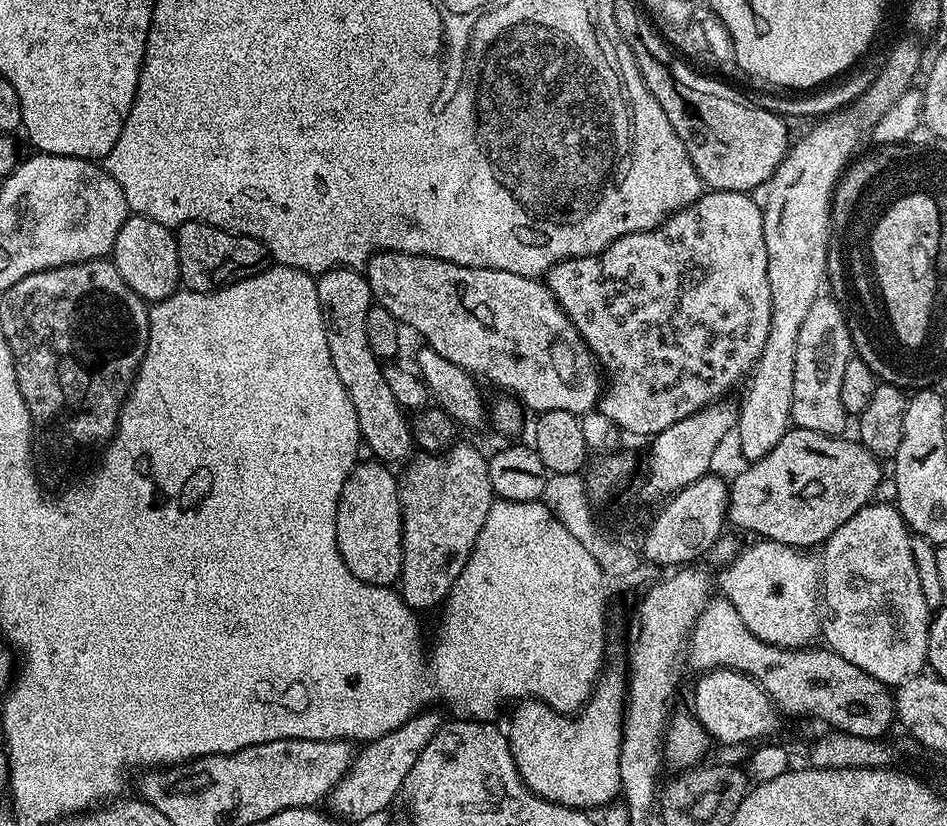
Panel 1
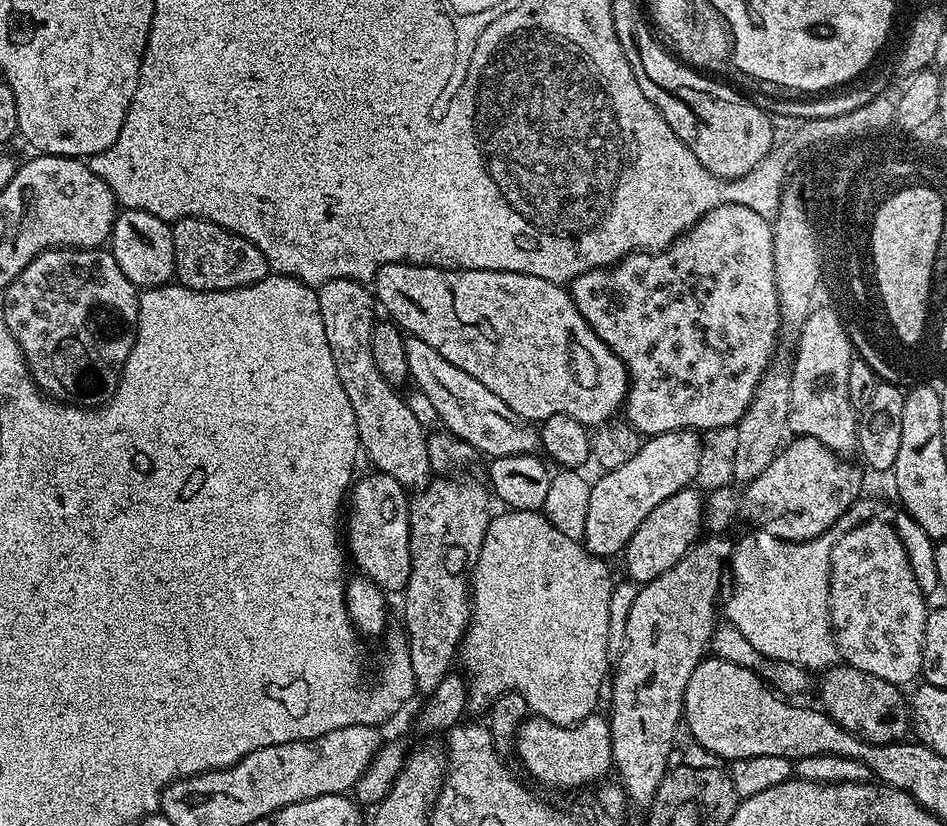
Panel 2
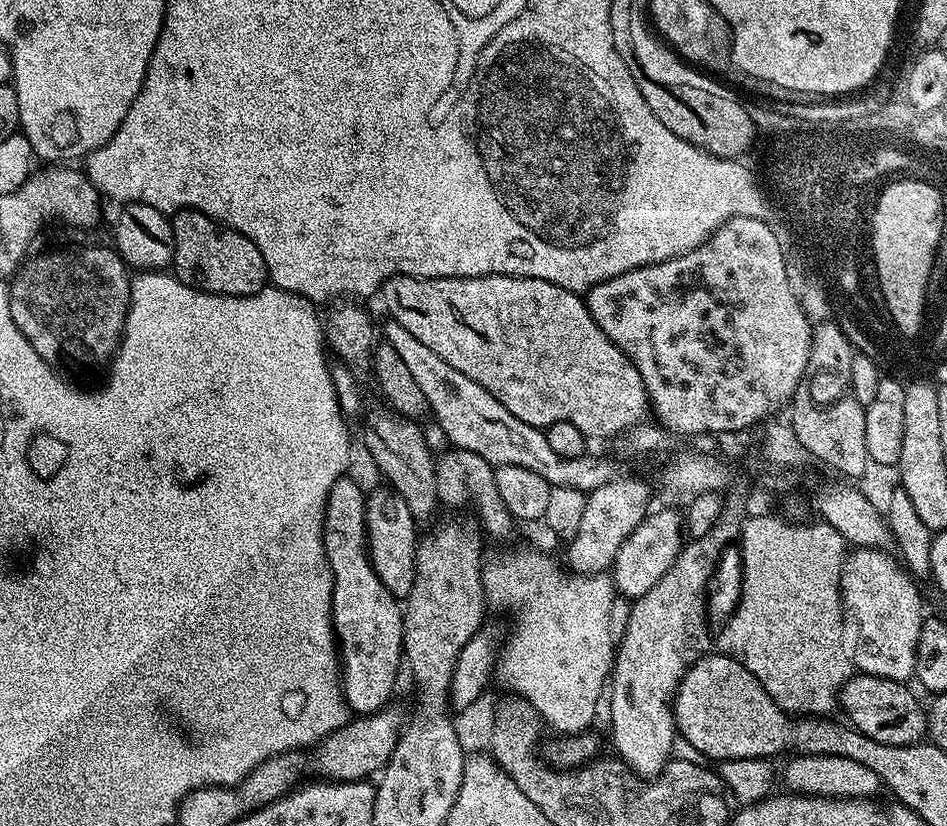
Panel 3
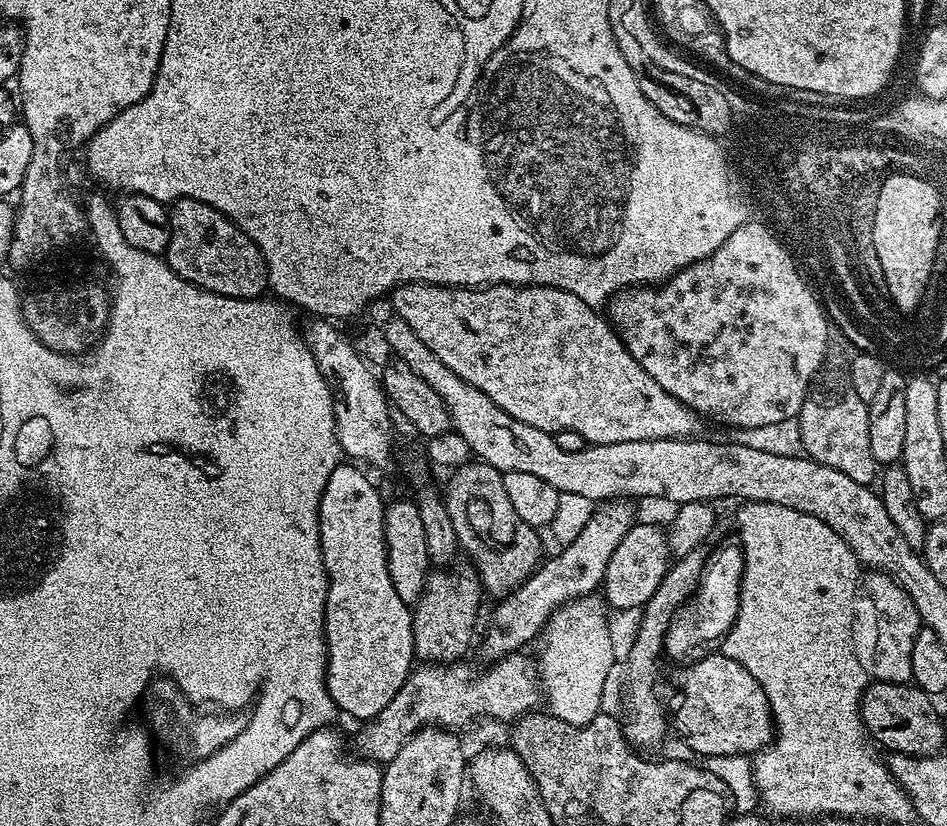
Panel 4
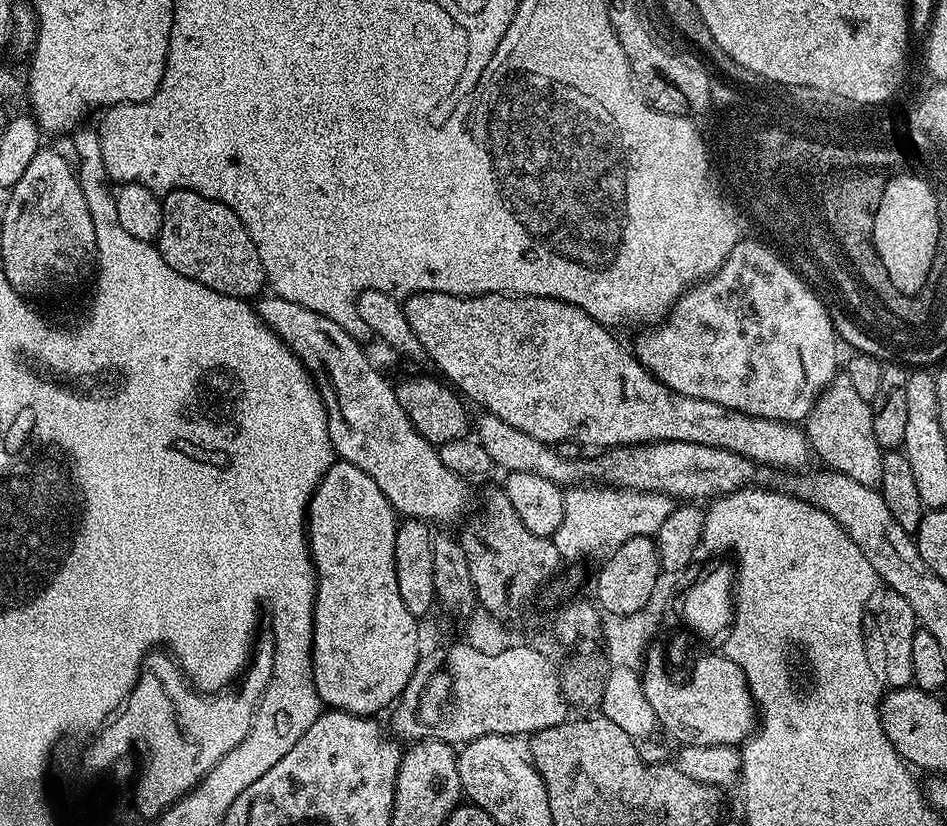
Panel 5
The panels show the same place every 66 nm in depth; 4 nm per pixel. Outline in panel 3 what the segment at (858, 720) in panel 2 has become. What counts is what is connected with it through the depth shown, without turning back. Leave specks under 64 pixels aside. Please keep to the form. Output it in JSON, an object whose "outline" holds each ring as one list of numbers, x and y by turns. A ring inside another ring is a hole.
{"outline":[[854,674,844,683,838,704,848,715,847,723,874,742,886,742,890,746,919,744,928,736,928,714,925,705,920,705,919,698,908,687,898,680]]}

